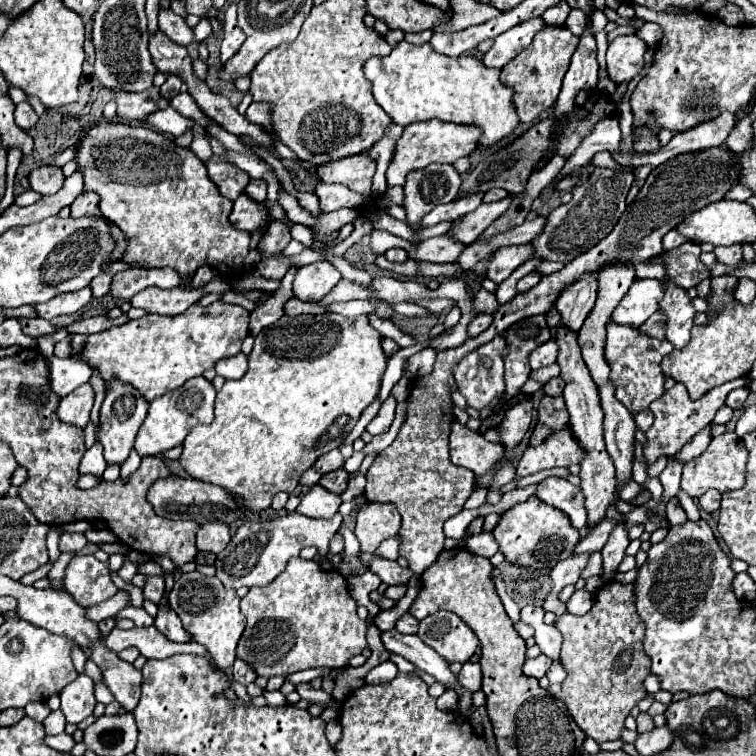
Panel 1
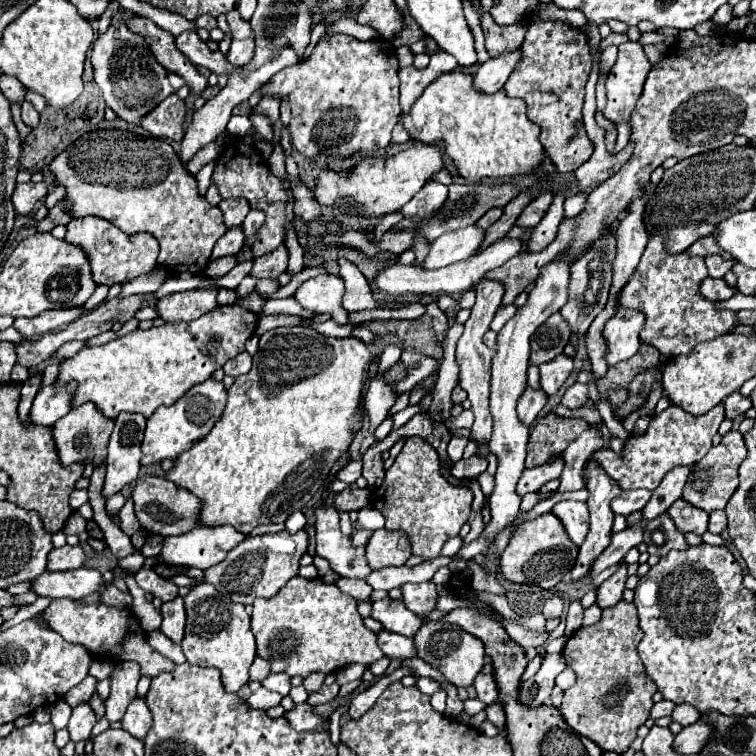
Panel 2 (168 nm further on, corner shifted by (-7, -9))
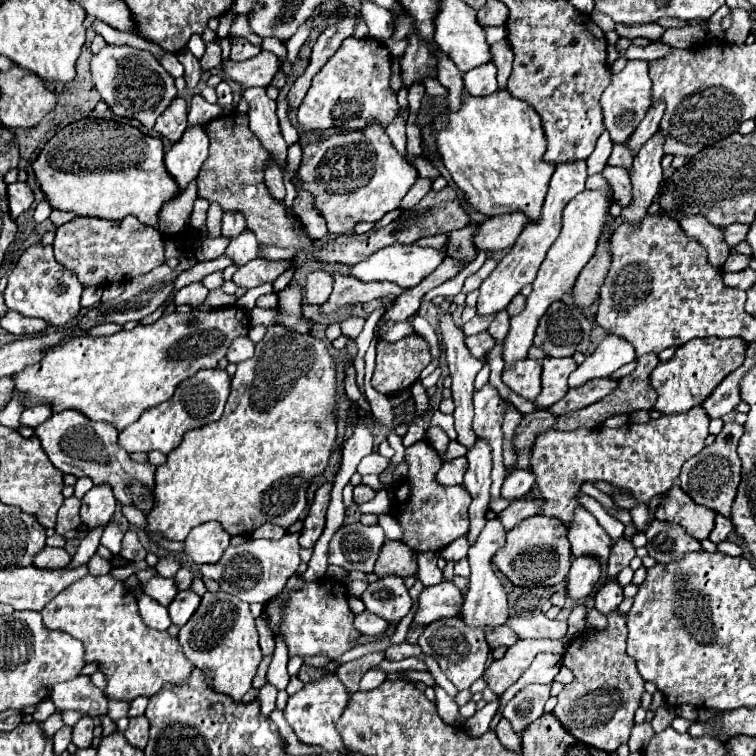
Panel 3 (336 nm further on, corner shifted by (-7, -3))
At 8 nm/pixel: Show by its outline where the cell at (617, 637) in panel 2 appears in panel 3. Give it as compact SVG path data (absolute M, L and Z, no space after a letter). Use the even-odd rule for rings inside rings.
M618 612L608 614L608 628L598 632L594 640L586 636L574 638L564 654L564 666L576 674L576 680L558 694L554 714L562 728L588 746L616 752L630 738L634 712L644 694L644 678L638 674L636 662L626 654L626 616Z

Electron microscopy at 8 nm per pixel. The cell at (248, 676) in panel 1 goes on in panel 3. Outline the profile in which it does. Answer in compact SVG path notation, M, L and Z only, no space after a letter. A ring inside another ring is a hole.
M264 616L256 618L256 628L258 628L258 634L260 634L260 648L262 648L262 654L272 654L274 652L274 634L268 626L268 620Z

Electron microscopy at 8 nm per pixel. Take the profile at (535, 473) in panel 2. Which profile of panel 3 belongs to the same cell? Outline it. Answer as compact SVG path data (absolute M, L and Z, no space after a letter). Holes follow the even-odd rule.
M516 470L510 476L506 476L502 484L502 498L506 500L522 498L532 484L534 484L534 474L530 470Z

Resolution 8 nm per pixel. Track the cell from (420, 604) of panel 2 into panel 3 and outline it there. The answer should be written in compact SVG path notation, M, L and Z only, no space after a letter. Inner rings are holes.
M442 582L422 590L418 598L418 612L414 624L432 624L438 620L454 618L462 610L462 594L452 582Z

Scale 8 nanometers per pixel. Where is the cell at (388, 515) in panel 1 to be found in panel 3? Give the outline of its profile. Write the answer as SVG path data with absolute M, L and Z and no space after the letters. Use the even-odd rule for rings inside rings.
M390 540L380 550L380 558L374 566L374 574L378 578L390 576L390 574L396 574L396 576L402 576L402 578L416 576L416 572L418 572L416 558L418 558L418 554L412 548L408 548L402 542Z

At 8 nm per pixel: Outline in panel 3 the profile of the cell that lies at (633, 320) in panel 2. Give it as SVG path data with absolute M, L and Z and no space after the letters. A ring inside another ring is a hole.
M610 334L606 340L600 342L600 346L590 354L584 364L580 364L568 378L568 386L576 388L586 384L588 380L604 378L622 368L624 364L632 362L636 358L632 344L622 340L620 336Z

